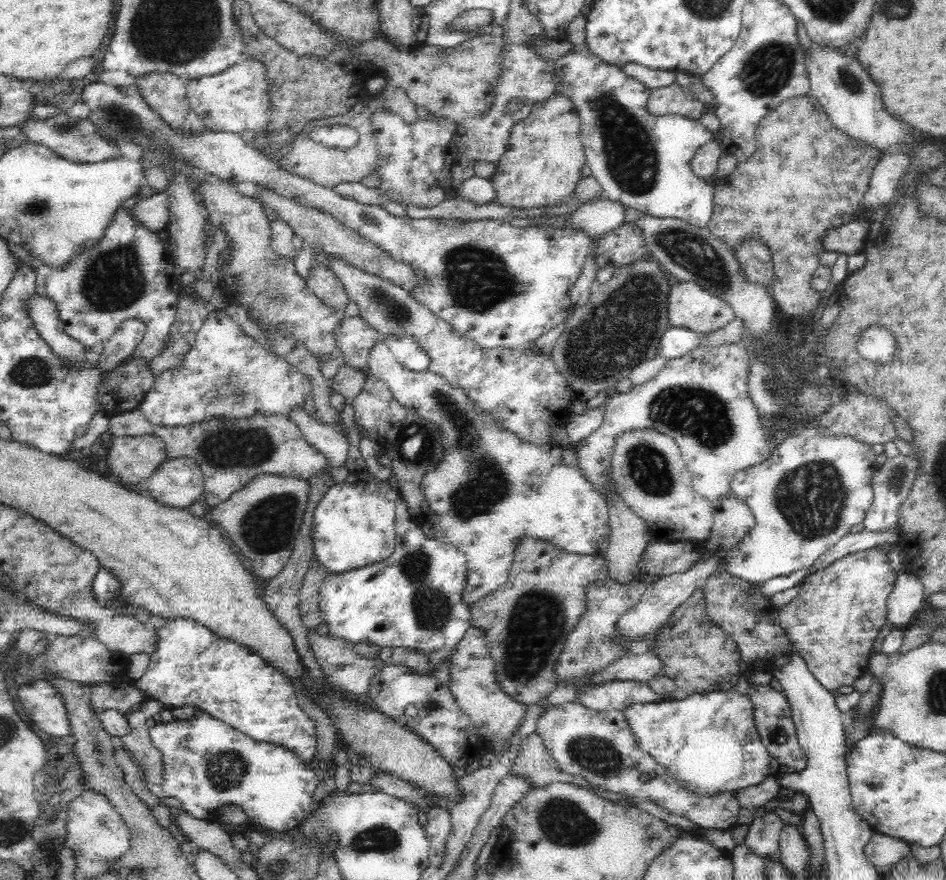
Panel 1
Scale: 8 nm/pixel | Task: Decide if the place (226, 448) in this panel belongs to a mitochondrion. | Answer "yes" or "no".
yes

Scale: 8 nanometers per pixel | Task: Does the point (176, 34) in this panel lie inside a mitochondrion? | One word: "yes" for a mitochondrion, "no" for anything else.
yes

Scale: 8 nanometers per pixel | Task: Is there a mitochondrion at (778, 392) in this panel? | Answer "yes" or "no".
yes

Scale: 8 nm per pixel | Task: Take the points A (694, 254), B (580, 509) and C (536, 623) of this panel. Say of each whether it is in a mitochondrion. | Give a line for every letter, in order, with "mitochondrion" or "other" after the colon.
A: mitochondrion
B: other
C: mitochondrion

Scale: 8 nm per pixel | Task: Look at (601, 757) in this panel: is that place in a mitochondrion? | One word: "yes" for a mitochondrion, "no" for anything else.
yes

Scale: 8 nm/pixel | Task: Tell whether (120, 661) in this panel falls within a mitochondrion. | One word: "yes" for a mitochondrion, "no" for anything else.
no

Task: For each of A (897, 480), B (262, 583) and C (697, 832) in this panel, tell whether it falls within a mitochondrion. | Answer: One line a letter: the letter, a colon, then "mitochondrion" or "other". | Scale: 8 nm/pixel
A: mitochondrion
B: other
C: other

